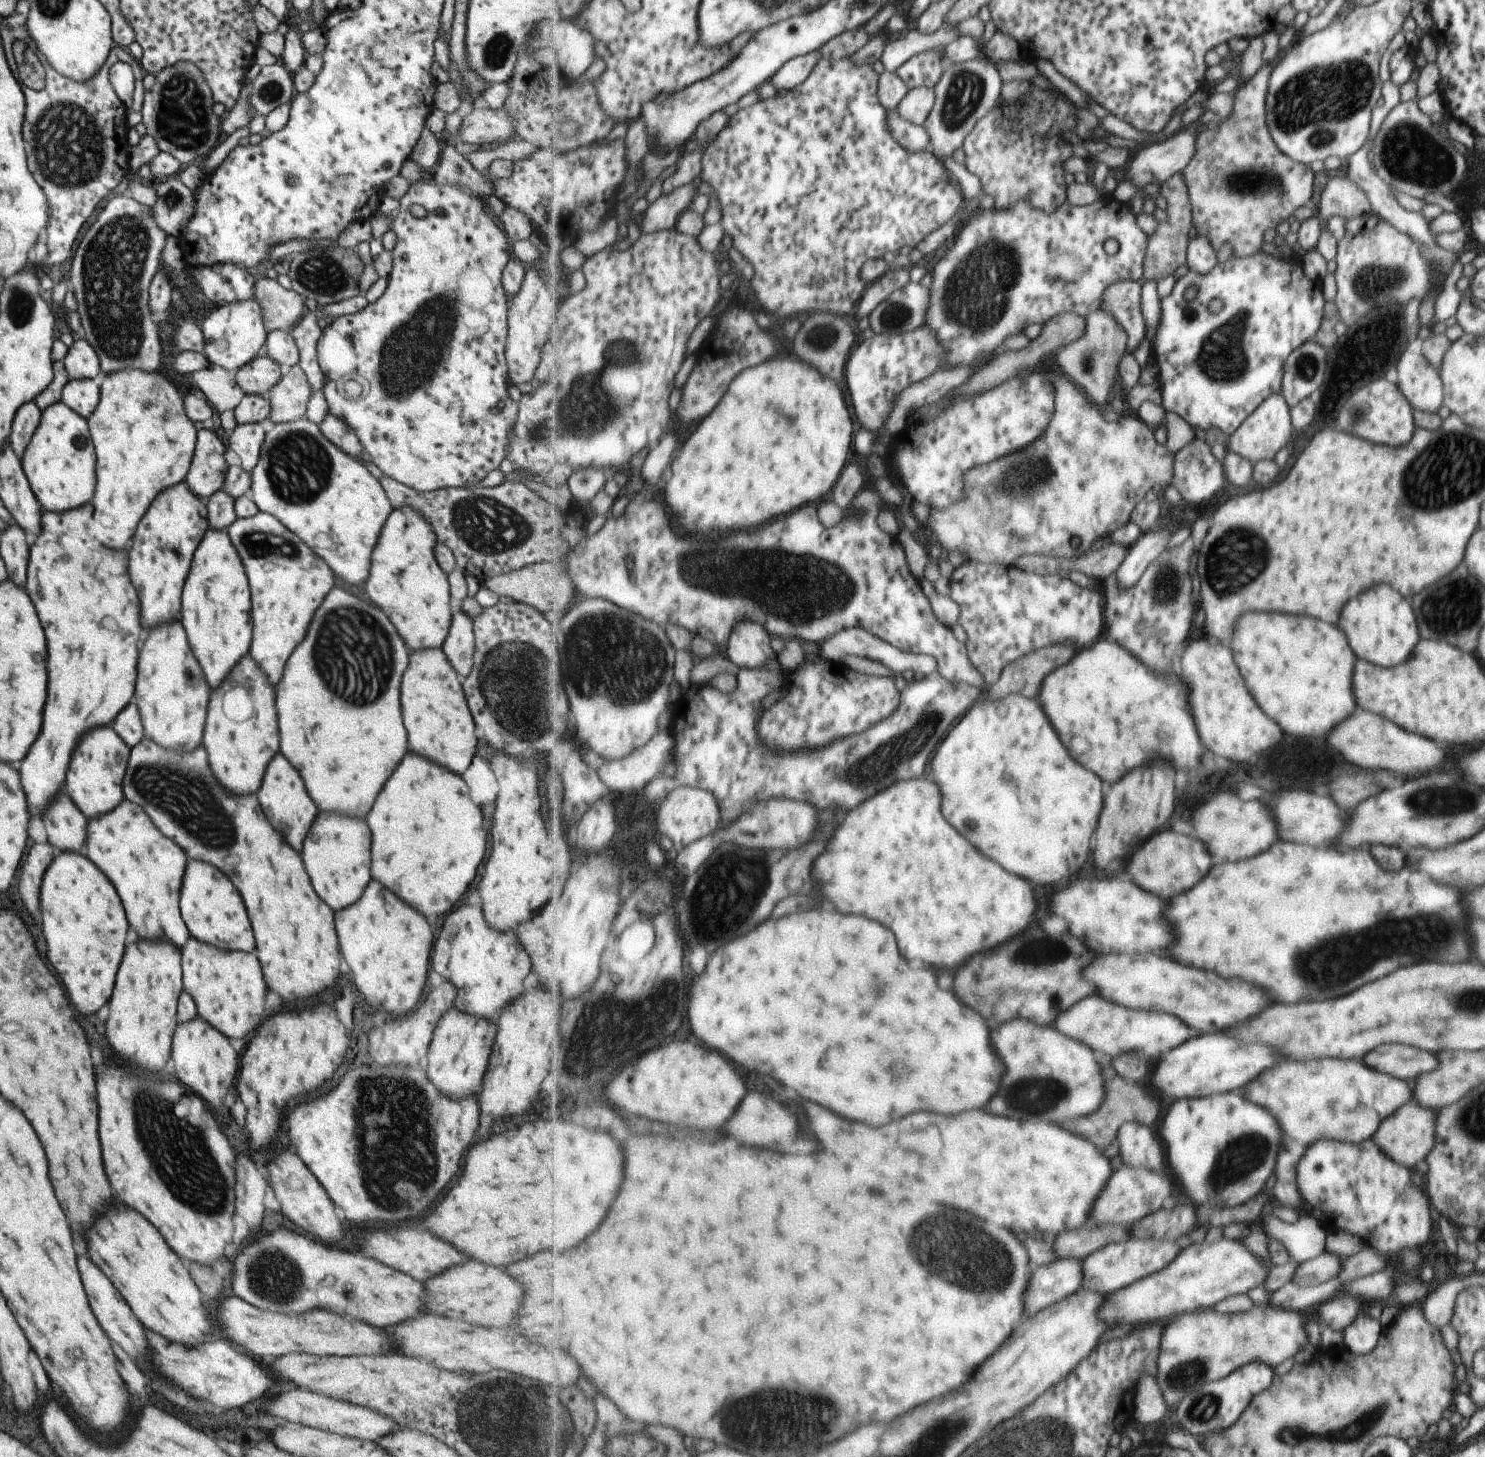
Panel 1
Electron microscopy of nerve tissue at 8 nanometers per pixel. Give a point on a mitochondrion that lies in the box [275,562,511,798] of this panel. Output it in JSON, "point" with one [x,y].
{"point":[334,643]}

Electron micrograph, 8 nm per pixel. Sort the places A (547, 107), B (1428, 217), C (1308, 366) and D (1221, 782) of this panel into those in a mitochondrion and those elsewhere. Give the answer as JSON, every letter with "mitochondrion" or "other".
{"A":"other","B":"other","C":"mitochondrion","D":"other"}

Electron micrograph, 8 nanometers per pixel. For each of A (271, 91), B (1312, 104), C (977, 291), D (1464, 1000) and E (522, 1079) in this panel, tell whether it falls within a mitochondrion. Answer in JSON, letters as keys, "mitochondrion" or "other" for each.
{"A":"mitochondrion","B":"mitochondrion","C":"mitochondrion","D":"mitochondrion","E":"other"}

